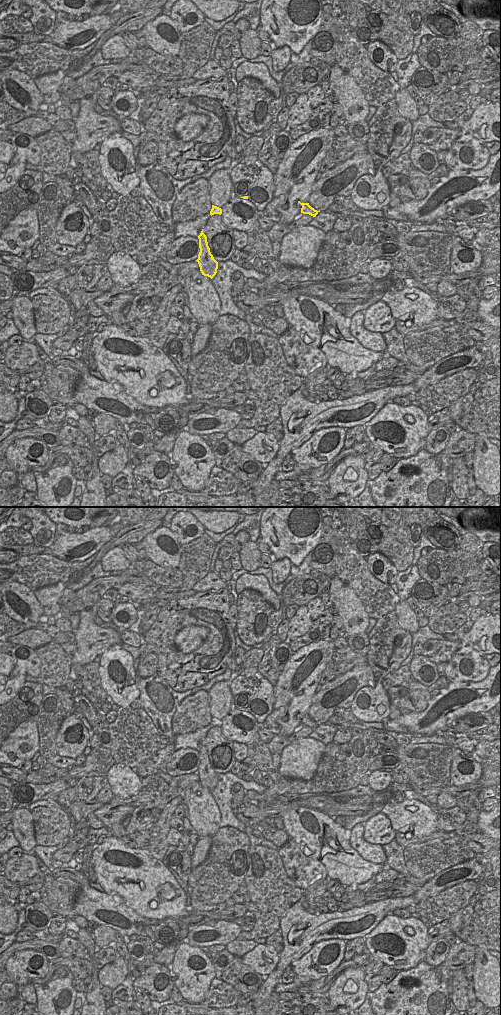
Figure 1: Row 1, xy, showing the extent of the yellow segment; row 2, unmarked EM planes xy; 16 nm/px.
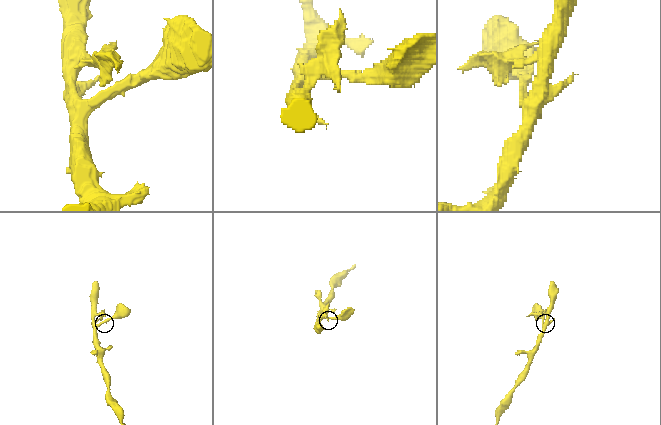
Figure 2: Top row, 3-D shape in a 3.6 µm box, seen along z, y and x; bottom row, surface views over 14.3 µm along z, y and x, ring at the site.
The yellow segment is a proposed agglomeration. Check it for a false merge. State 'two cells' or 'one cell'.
two cells

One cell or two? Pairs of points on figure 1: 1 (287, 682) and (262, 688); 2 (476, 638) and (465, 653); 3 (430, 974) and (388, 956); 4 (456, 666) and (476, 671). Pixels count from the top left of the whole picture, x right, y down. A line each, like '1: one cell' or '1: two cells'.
1: two cells
2: two cells
3: two cells
4: one cell

